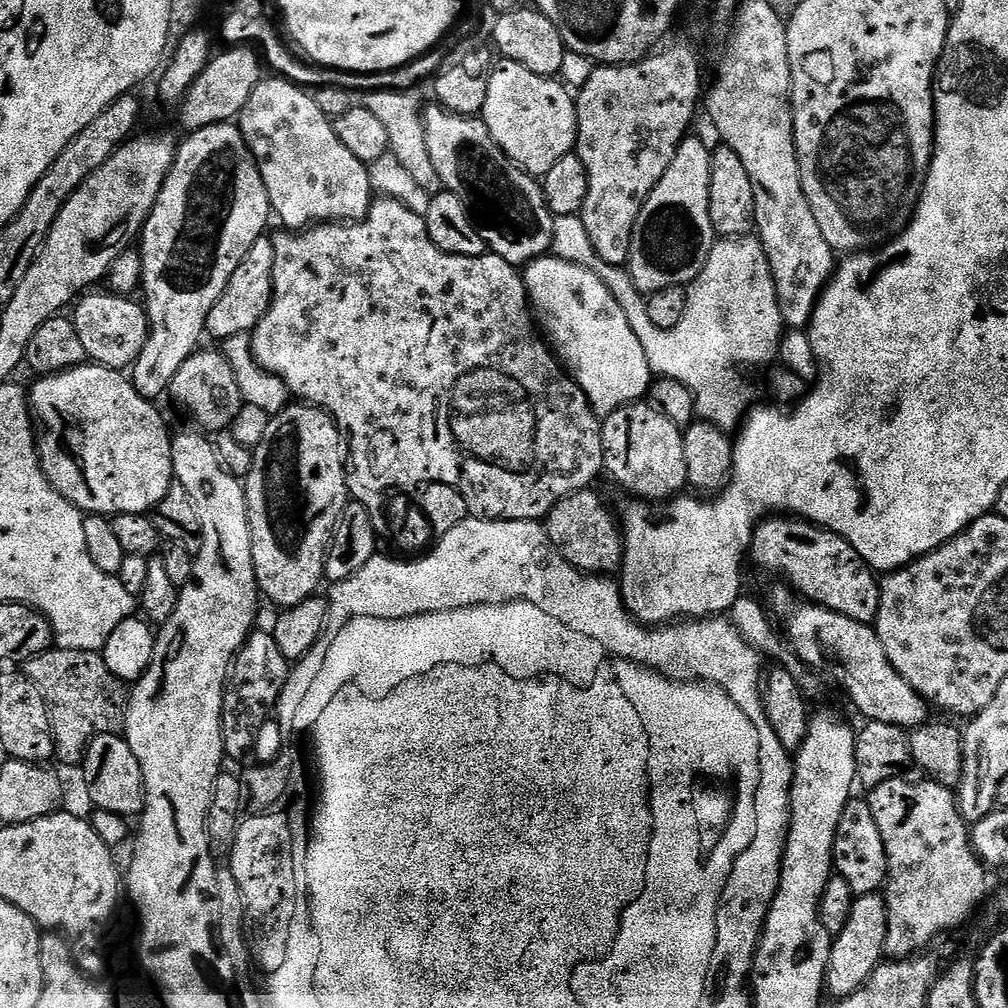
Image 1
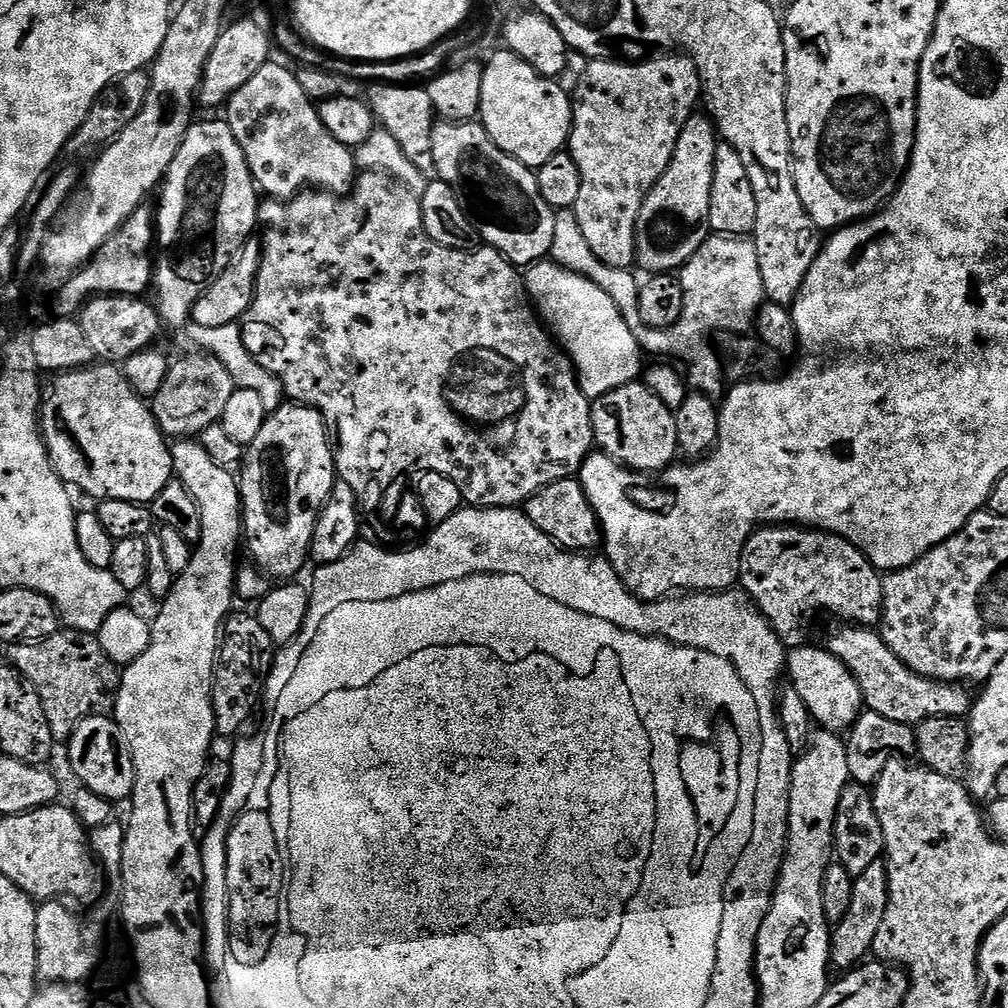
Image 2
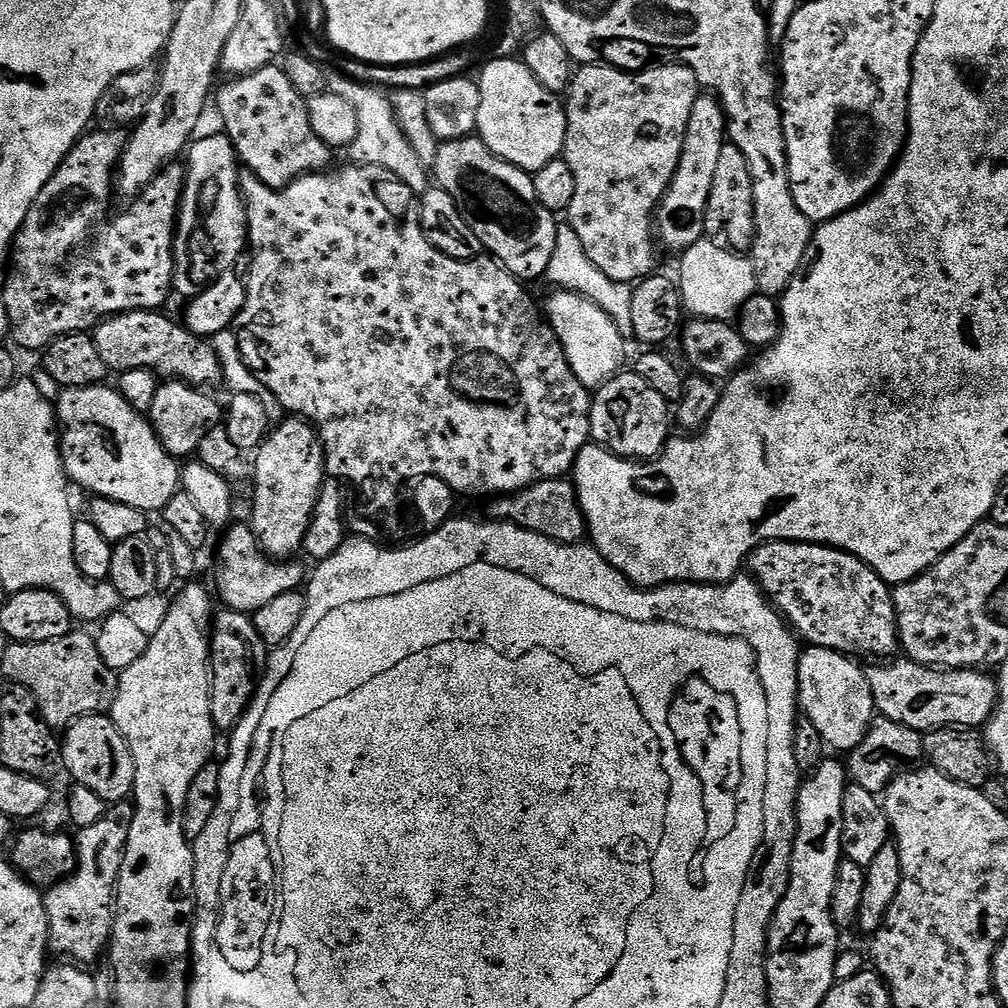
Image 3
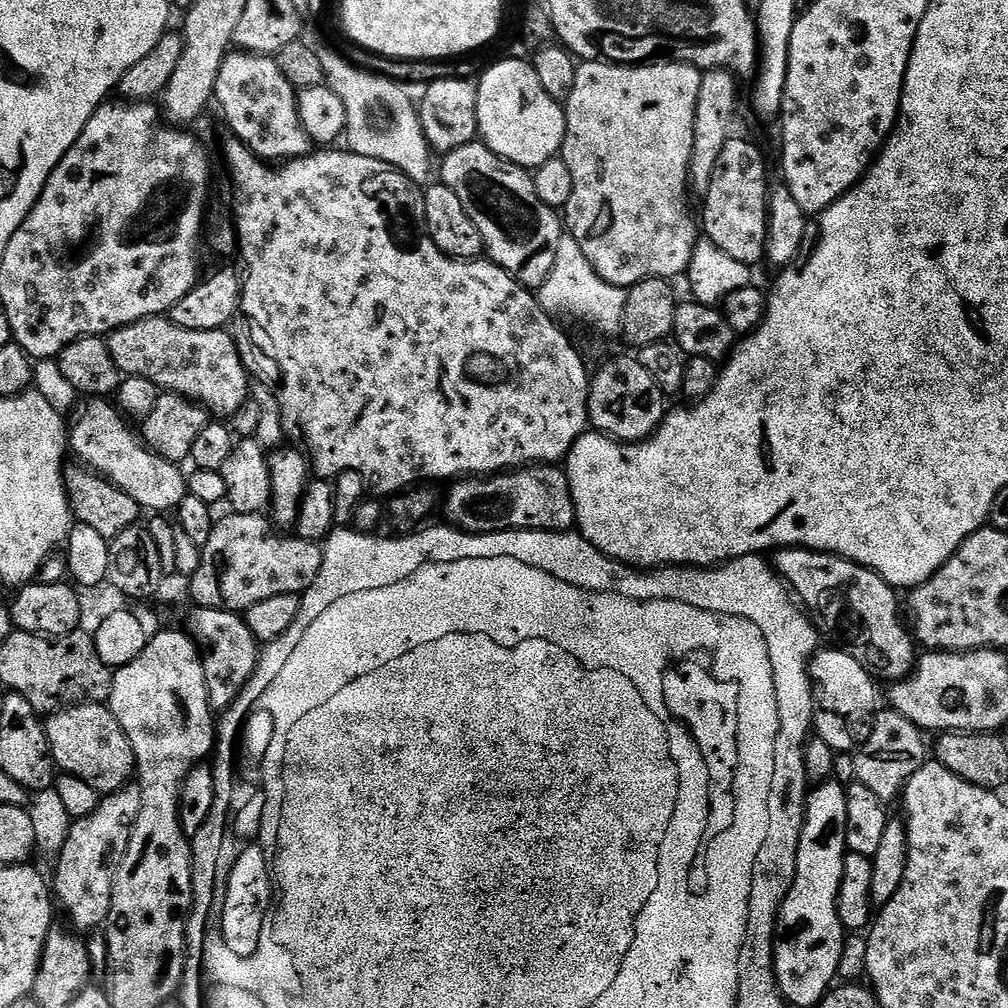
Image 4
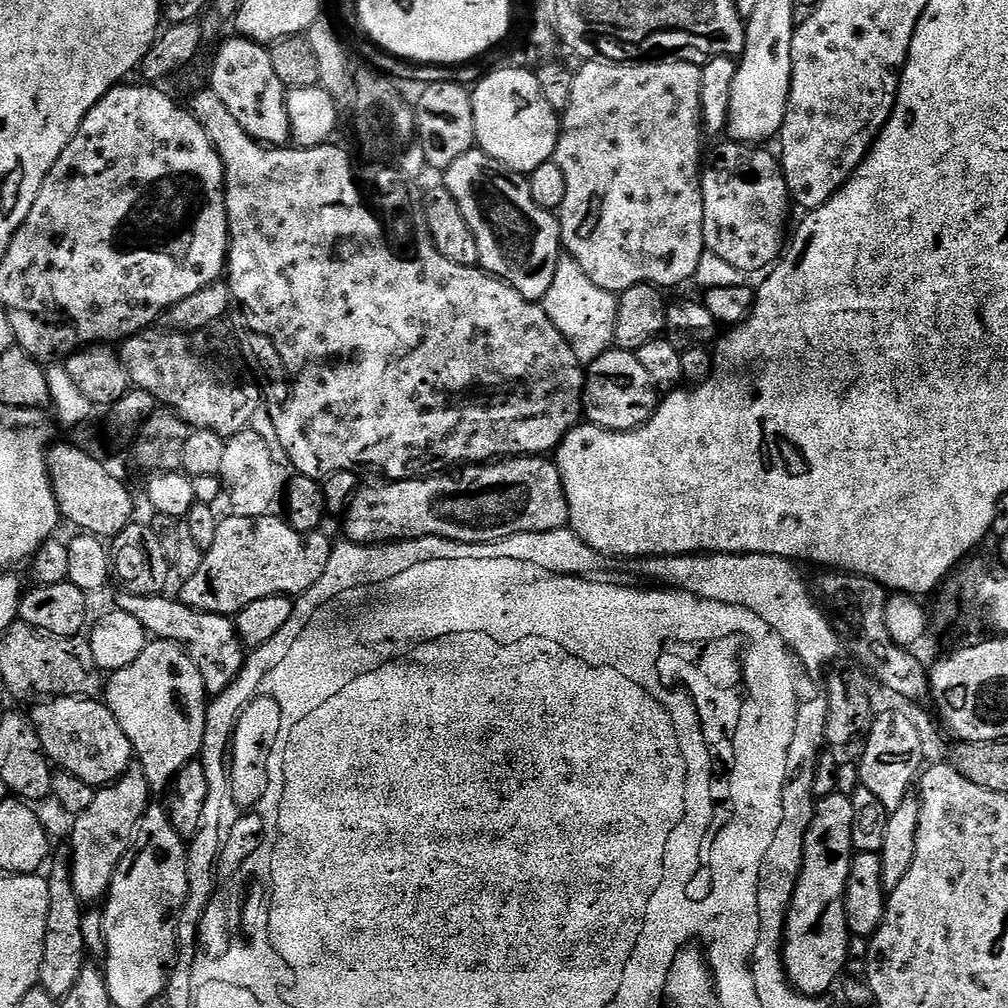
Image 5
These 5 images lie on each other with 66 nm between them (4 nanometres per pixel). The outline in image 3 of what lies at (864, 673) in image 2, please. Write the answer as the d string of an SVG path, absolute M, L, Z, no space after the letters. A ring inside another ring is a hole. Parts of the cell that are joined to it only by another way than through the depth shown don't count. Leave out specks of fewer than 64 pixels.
M896 658L891 662L876 662L871 669L867 669L868 680L870 684L870 691L873 694L873 700L876 703L875 711L879 713L885 720L893 720L899 724L904 724L907 728L915 728L917 732L923 734L931 730L931 728L943 728L946 724L955 724L958 728L970 728L973 730L979 729L981 726L987 725L988 721L992 719L993 712L996 711L996 701L998 699L998 684L995 679L992 680L987 676L987 671L977 670L974 668L929 668L927 664L915 664L907 658Z

